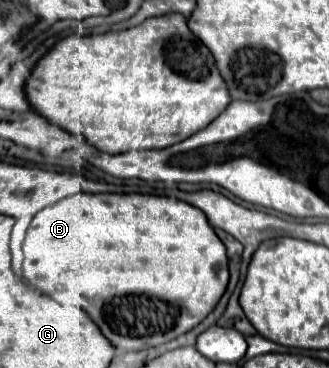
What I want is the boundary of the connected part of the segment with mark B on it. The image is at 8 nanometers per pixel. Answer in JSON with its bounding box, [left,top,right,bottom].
[17,194,229,352]

